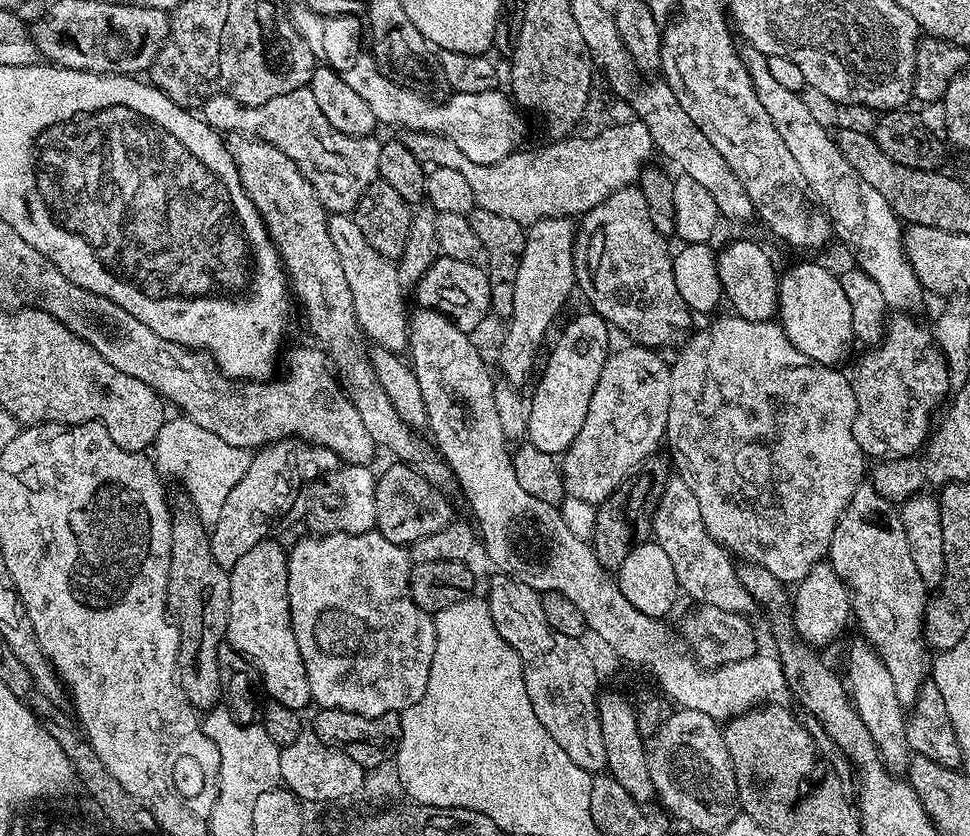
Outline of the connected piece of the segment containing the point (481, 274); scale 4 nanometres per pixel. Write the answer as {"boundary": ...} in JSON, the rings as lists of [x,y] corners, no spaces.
{"boundary":[[[446,255],[437,256],[435,262],[424,272],[424,277],[414,289],[416,304],[421,308],[432,308],[450,319],[462,331],[475,333],[475,328],[490,316],[490,282],[488,273],[481,265],[458,262],[458,258]]]}

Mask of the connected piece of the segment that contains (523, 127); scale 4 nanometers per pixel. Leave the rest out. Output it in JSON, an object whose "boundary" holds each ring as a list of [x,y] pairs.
{"boundary":[[[362,54],[355,65],[342,75],[346,86],[352,87],[366,101],[366,106],[370,106],[370,110],[374,110],[374,118],[381,125],[393,124],[394,127],[404,128],[403,130],[408,132],[432,132],[436,136],[444,136],[450,142],[454,142],[454,146],[458,146],[458,150],[462,150],[462,154],[466,154],[466,158],[470,158],[470,162],[478,162],[479,164],[502,162],[502,158],[506,158],[511,152],[517,151],[523,145],[520,143],[523,142],[524,135],[528,132],[528,124],[524,121],[525,113],[517,107],[511,95],[504,93],[503,96],[496,88],[491,88],[485,92],[452,92],[449,95],[449,100],[444,100],[441,104],[431,104],[422,93],[416,92],[420,90],[391,80],[378,67],[376,59],[370,54]]]}

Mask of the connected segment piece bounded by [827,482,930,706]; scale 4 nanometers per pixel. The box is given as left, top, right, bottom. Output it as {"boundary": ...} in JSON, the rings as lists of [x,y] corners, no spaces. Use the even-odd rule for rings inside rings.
{"boundary":[[[861,482],[834,526],[827,559],[851,592],[851,615],[860,623],[863,639],[875,648],[890,672],[890,678],[894,678],[894,694],[898,694],[898,702],[905,706],[915,704],[921,686],[930,676],[930,649],[924,643],[924,609],[928,607],[930,592],[914,567],[914,558],[910,558],[910,545],[906,542],[906,530],[902,530],[899,507],[882,498],[871,483]]]}

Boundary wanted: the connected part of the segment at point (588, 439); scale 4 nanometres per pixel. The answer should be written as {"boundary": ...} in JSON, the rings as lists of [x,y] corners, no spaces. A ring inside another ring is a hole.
{"boundary":[[[627,347],[617,352],[615,349],[602,366],[586,422],[582,422],[582,430],[562,456],[565,493],[595,506],[603,505],[639,469],[640,463],[659,449],[656,447],[668,430],[671,367],[666,360],[664,364],[659,351]]]}

